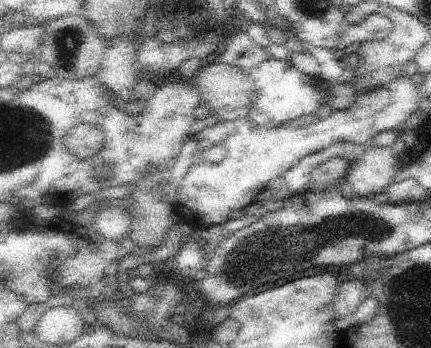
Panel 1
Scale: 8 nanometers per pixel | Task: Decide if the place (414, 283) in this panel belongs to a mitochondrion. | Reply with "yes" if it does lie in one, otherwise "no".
yes

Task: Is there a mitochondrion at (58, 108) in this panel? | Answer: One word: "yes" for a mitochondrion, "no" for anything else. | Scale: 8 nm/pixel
no

